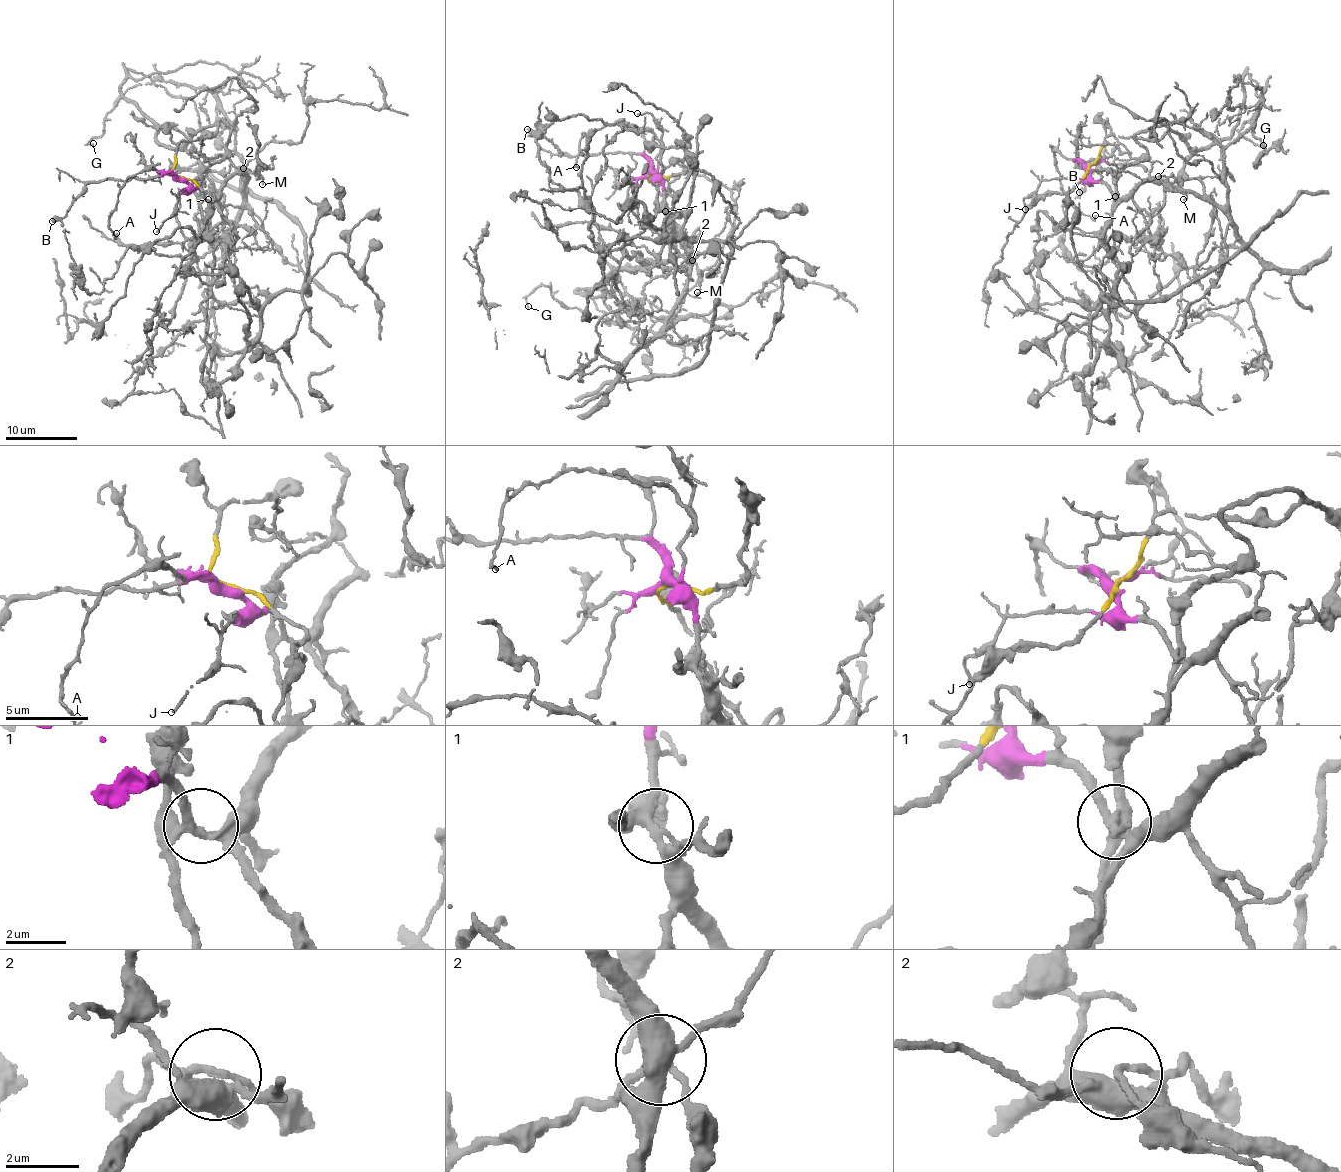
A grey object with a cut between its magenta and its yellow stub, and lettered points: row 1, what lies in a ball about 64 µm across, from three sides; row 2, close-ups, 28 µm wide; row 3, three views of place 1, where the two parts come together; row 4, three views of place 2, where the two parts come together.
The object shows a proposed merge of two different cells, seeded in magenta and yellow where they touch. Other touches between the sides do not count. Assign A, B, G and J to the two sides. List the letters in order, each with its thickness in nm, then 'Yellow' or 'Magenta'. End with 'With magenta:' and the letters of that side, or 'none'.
A: Thickness 160 nm. Magenta
B: Thickness 480 nm. Magenta
G: Thickness 130 nm. Magenta
J: Thickness 160 nm. Magenta
With magenta: A, B, G, J

